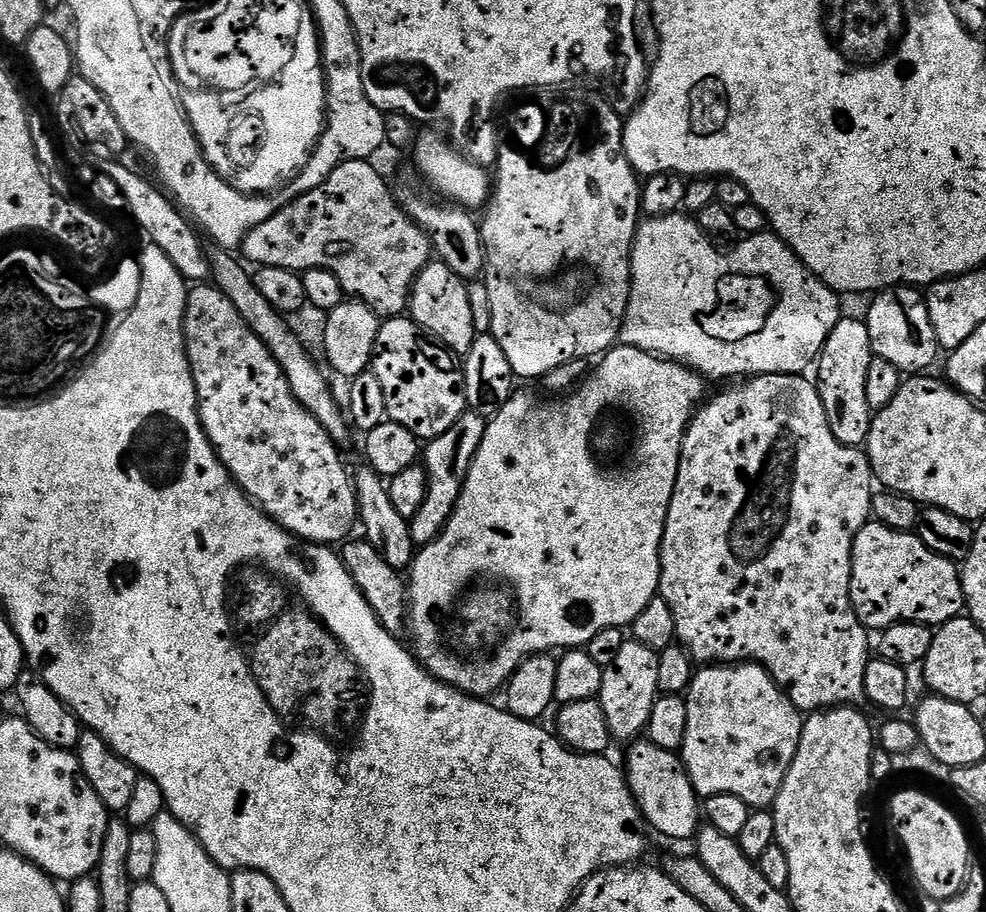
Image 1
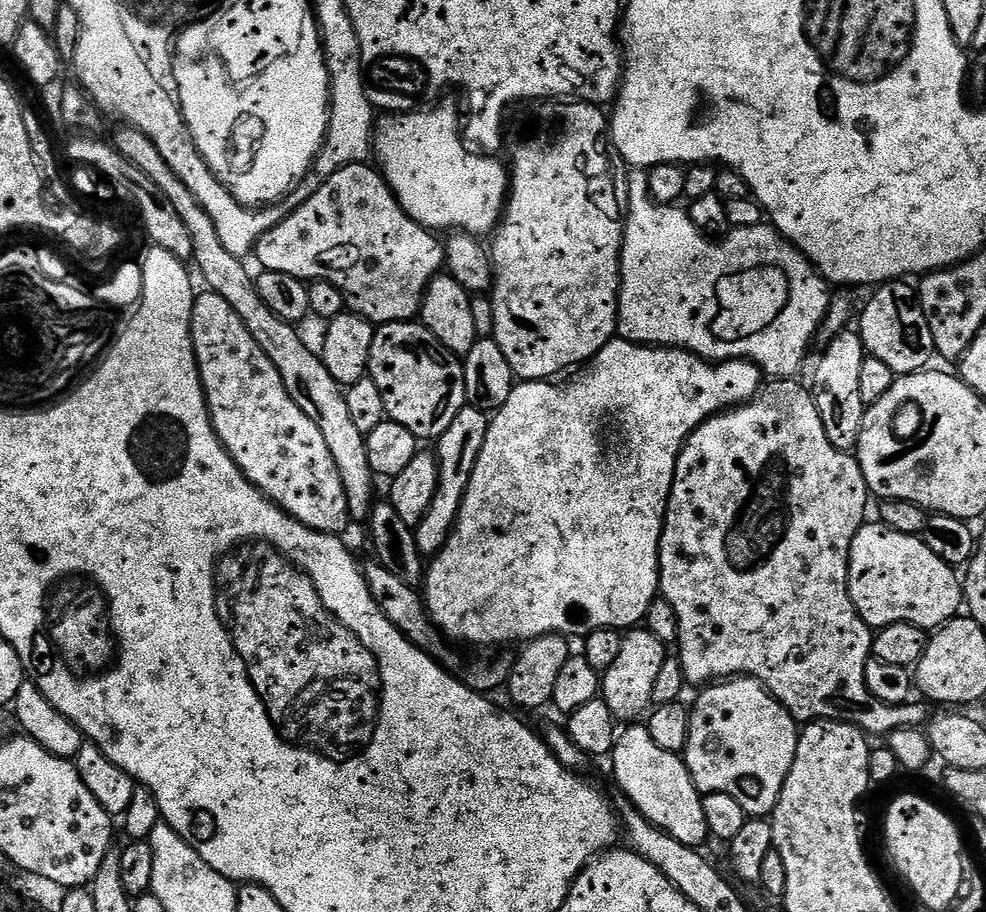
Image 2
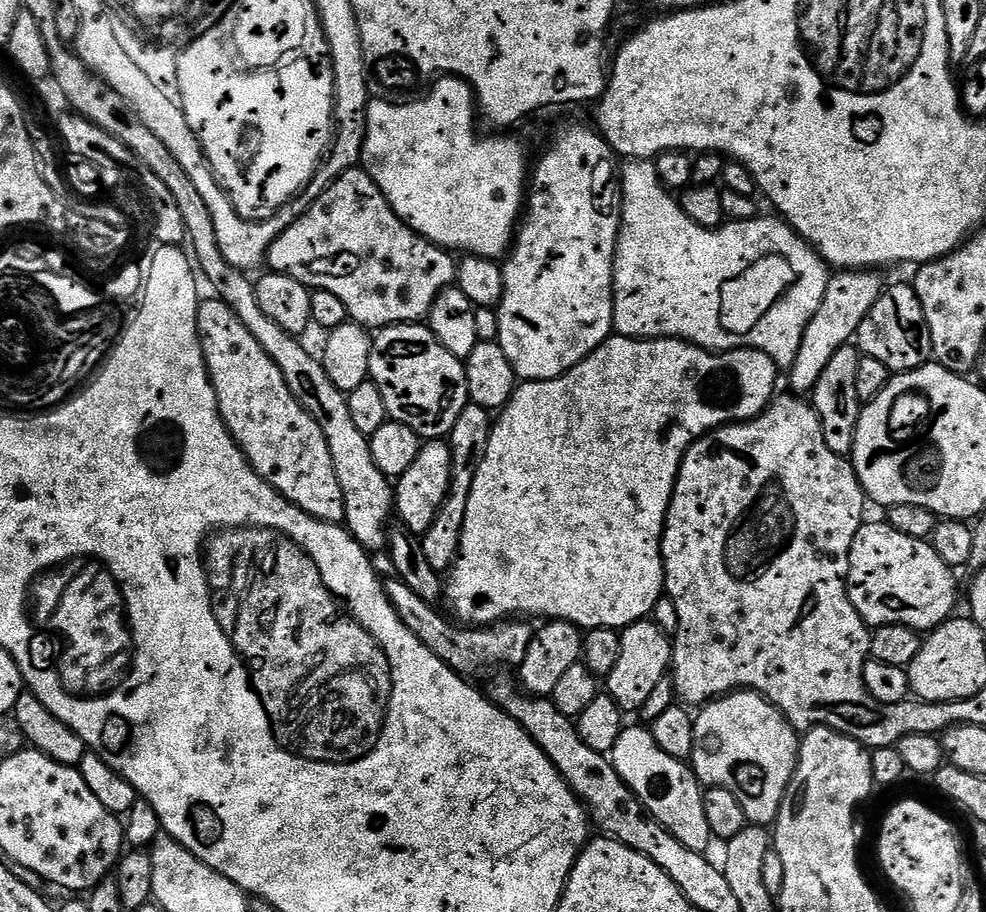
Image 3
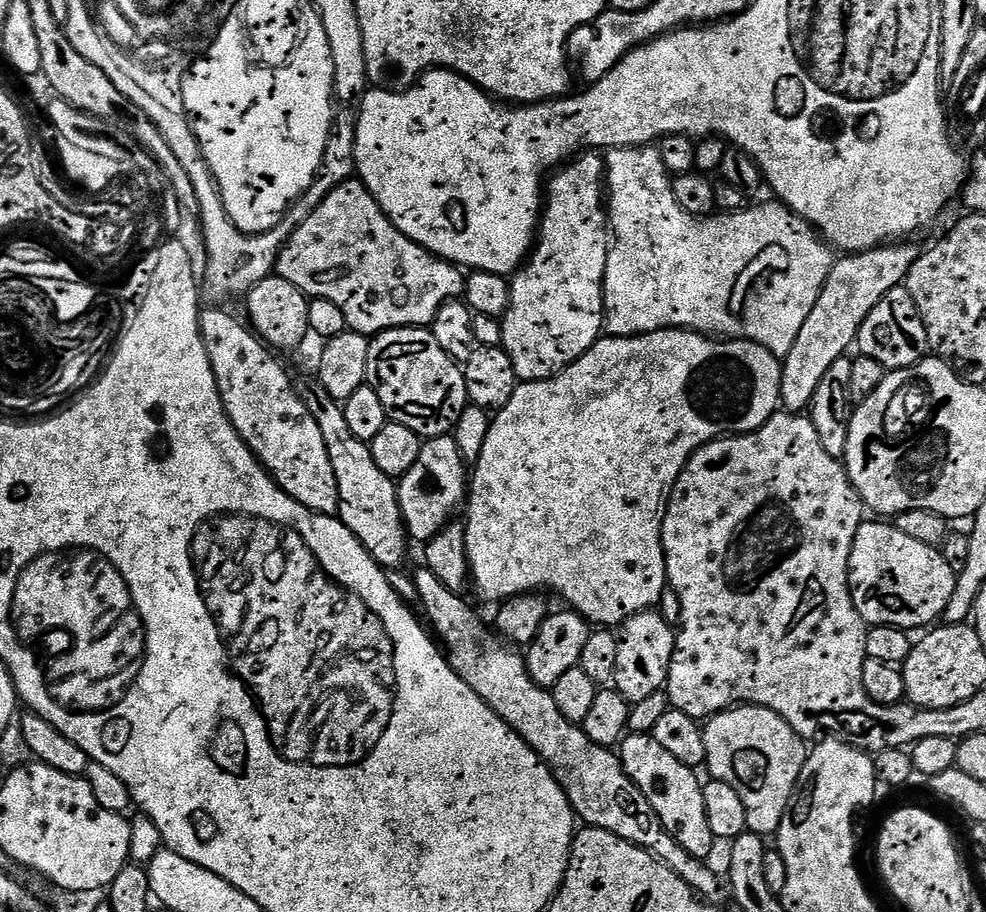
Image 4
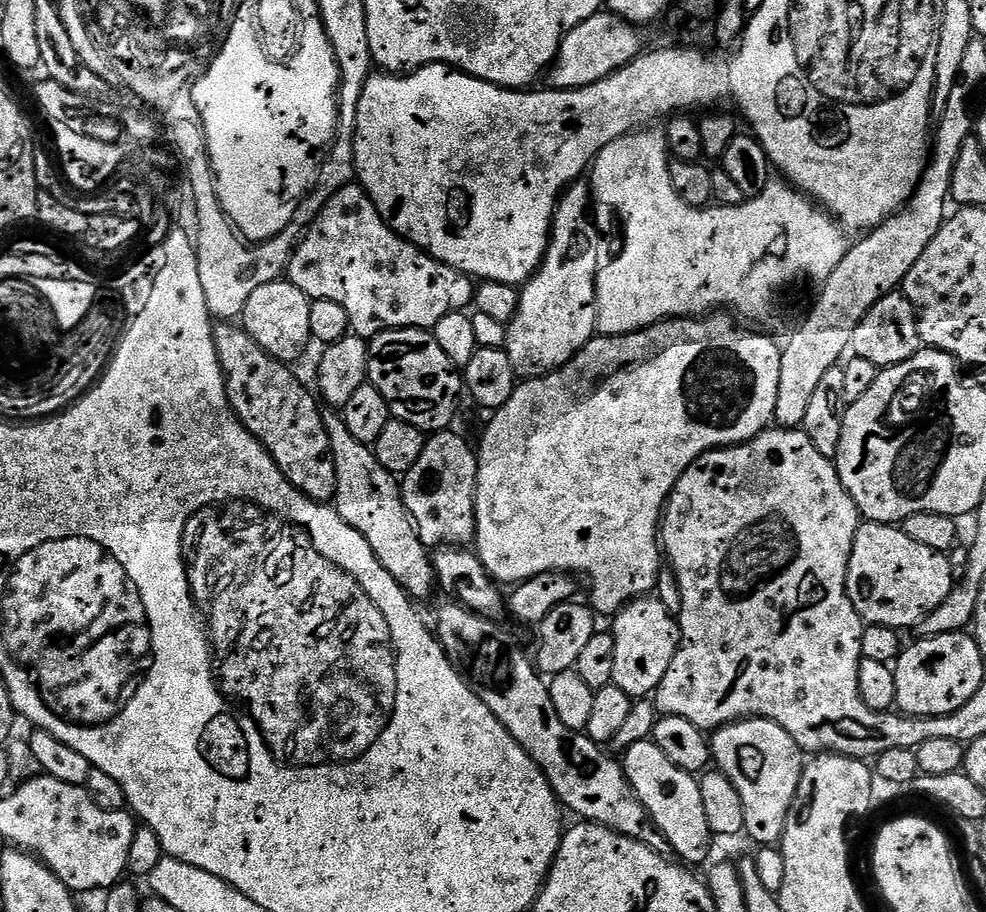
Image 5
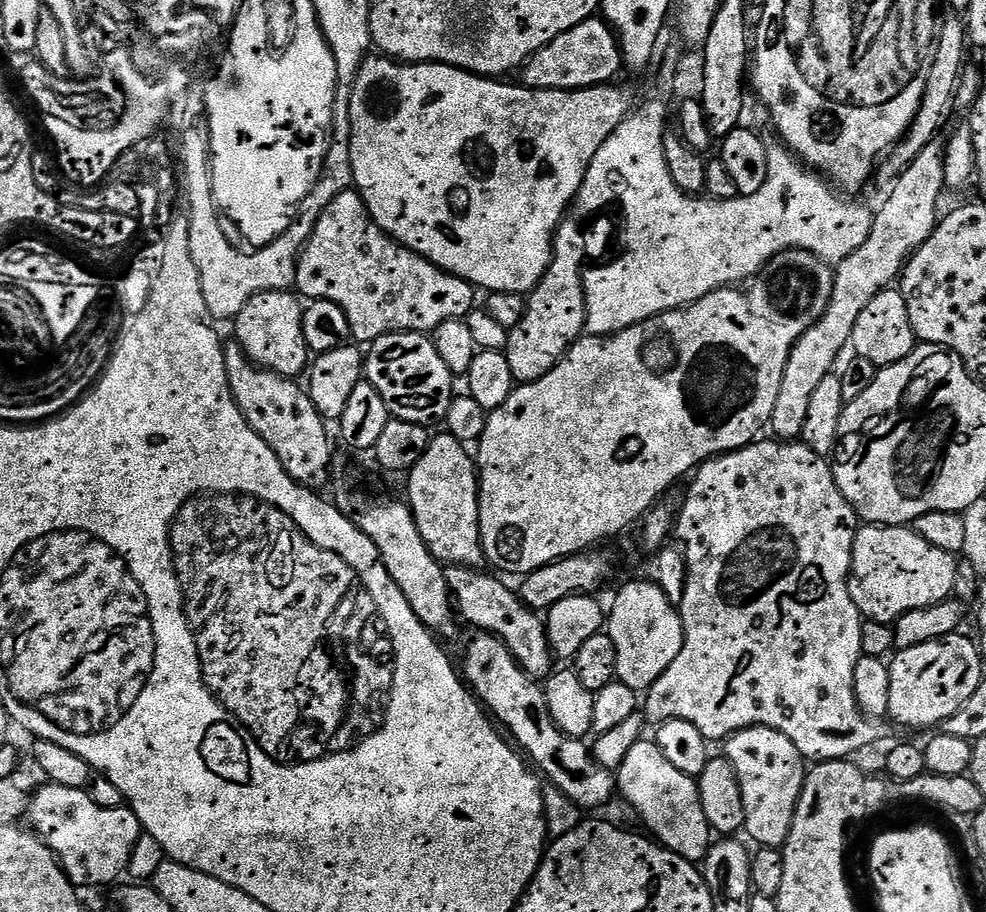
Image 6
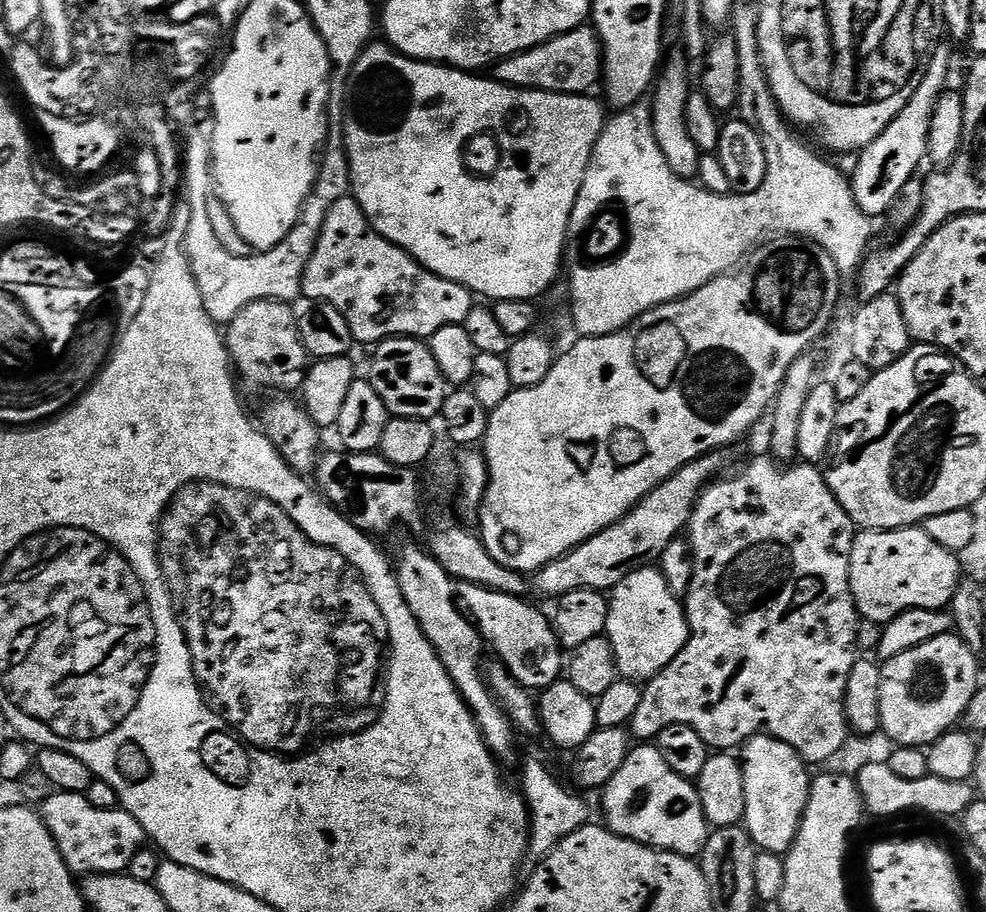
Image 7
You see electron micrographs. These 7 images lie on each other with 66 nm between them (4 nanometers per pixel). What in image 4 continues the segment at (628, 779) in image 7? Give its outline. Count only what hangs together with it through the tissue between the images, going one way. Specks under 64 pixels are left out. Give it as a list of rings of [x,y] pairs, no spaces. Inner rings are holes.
[[[650,734],[625,735],[618,748],[618,755],[624,763],[626,774],[646,794],[646,802],[654,806],[654,814],[666,826],[666,830],[694,858],[707,861],[712,852],[714,837],[710,822],[706,822],[706,806],[702,780],[696,777],[693,769],[686,767],[678,758],[673,758]]]

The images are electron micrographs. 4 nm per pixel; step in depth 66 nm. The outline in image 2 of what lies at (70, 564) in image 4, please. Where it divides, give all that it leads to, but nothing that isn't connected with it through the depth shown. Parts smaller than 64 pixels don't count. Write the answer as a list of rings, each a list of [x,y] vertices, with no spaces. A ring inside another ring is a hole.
[[[64,572],[52,584],[44,584],[44,600],[40,600],[40,620],[36,620],[36,660],[26,673],[38,683],[44,668],[64,668],[72,676],[72,684],[88,684],[88,680],[108,680],[120,668],[124,644],[116,632],[116,616],[112,616],[112,596],[104,588],[104,580],[96,580],[92,572]]]

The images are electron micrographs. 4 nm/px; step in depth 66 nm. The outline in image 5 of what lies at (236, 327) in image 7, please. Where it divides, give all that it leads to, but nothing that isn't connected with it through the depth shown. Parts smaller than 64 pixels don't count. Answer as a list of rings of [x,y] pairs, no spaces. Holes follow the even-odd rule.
[[[286,278],[266,282],[266,286],[258,286],[250,298],[246,298],[246,306],[242,317],[242,327],[248,331],[250,338],[266,350],[276,360],[293,362],[313,343],[310,330],[310,310],[312,301],[298,286],[294,286]]]

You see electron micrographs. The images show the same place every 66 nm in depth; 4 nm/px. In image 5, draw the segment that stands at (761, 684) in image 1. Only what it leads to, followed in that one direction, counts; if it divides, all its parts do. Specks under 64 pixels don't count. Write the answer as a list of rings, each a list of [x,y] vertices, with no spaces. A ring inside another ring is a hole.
[[[753,718],[725,724],[711,733],[715,767],[734,782],[746,814],[744,832],[756,846],[776,846],[784,837],[786,818],[798,794],[798,782],[804,773],[806,756],[794,738],[773,720]]]

